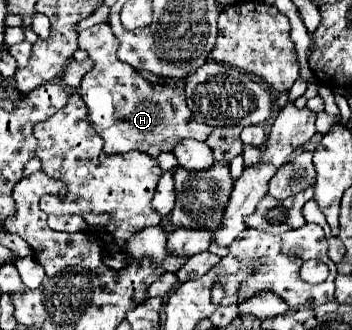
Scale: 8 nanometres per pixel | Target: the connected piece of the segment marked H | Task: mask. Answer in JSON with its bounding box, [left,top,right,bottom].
[77,23,211,157]

